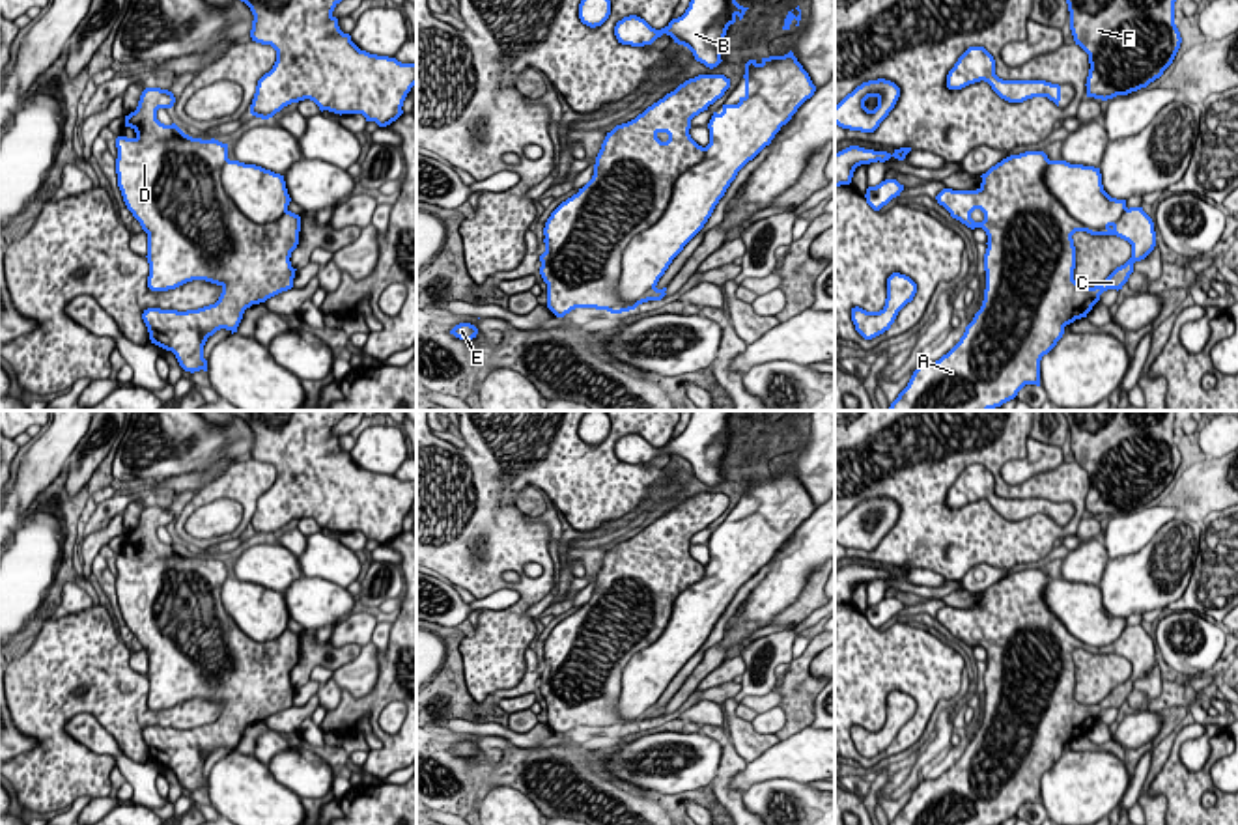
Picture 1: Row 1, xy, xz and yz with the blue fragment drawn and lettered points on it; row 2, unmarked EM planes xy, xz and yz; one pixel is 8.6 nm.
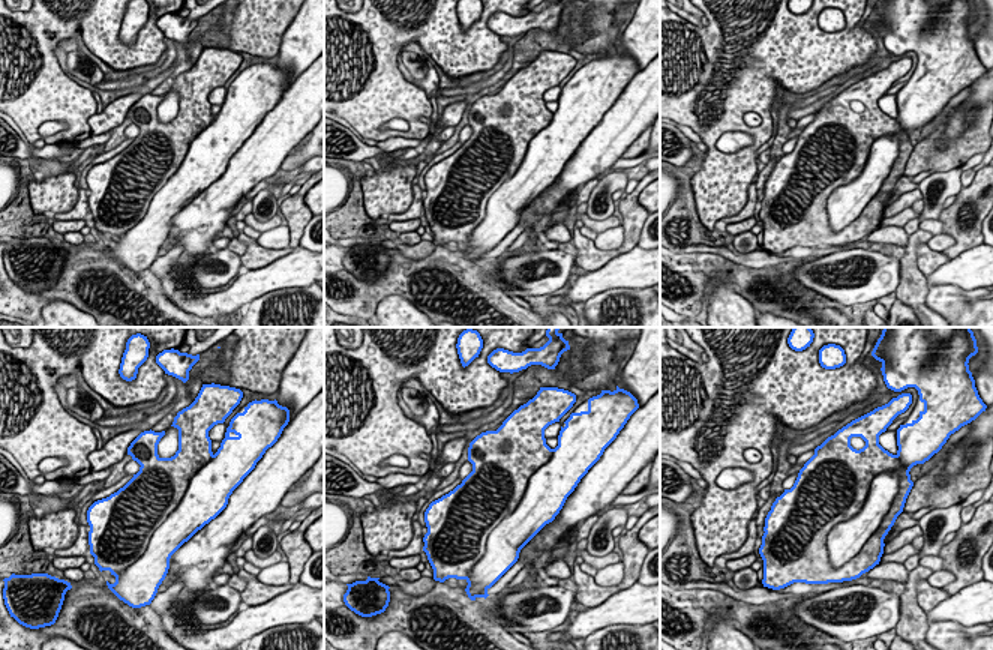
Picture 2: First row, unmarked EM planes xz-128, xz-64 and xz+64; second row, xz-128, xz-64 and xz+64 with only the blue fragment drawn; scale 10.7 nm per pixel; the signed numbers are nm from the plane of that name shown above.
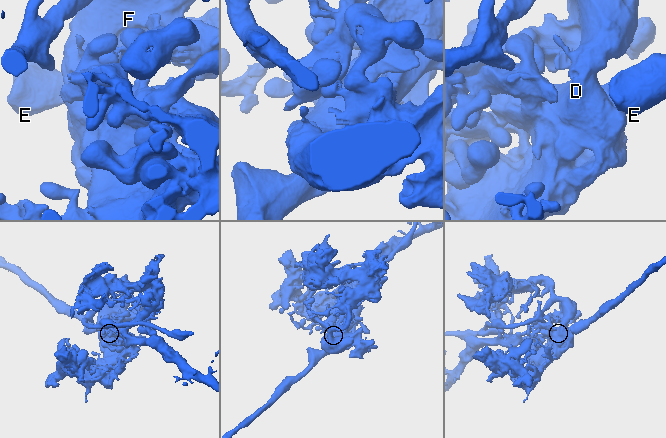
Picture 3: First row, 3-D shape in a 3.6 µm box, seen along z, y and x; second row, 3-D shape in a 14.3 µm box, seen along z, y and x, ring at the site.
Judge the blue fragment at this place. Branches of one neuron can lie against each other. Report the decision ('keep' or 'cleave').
cleave

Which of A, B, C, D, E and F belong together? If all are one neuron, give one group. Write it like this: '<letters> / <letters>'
A C D F / B E

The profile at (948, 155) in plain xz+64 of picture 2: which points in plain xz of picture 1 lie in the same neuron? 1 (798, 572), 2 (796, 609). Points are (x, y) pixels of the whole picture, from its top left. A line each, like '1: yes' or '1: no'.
1: no
2: yes

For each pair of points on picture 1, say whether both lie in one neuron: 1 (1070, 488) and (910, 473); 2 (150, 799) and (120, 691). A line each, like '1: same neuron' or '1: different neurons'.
1: same neuron
2: different neurons

